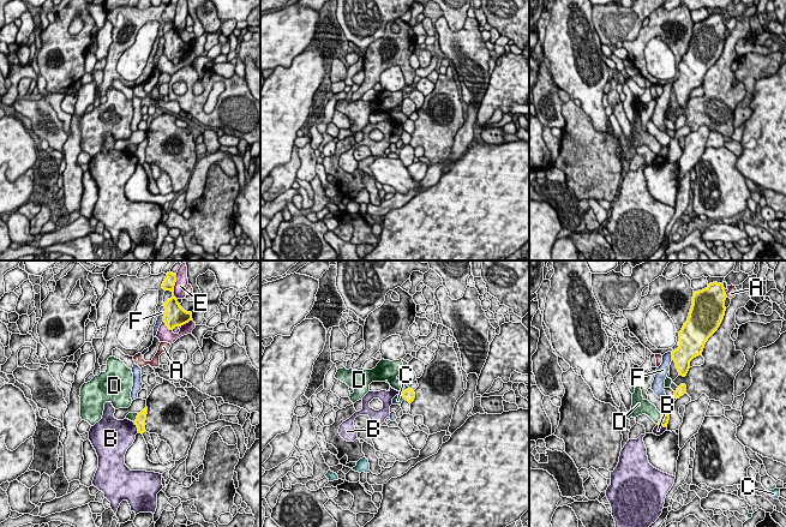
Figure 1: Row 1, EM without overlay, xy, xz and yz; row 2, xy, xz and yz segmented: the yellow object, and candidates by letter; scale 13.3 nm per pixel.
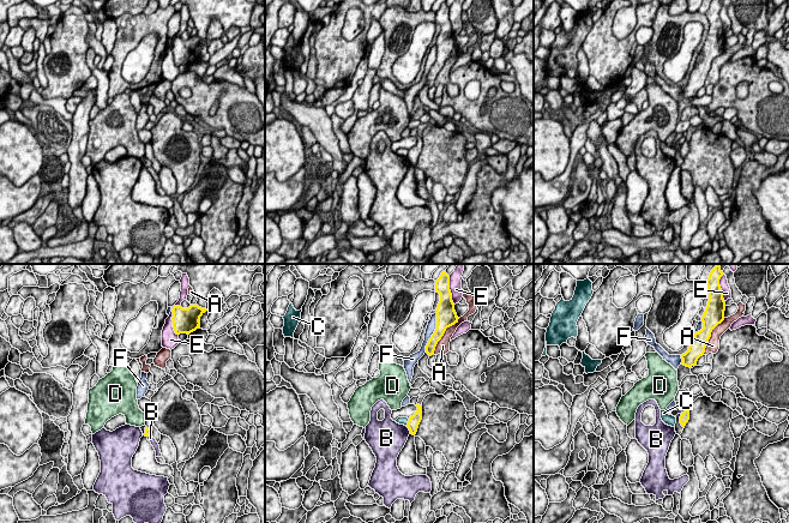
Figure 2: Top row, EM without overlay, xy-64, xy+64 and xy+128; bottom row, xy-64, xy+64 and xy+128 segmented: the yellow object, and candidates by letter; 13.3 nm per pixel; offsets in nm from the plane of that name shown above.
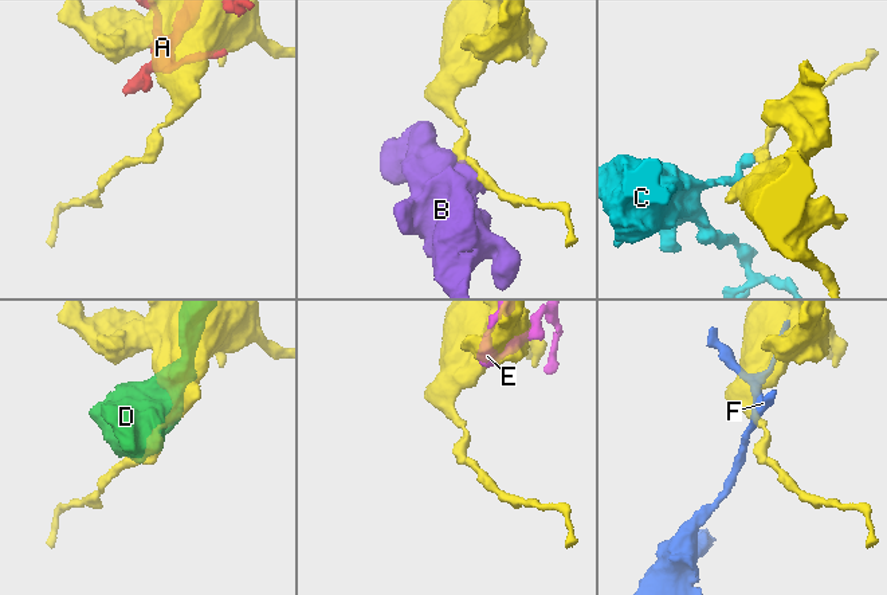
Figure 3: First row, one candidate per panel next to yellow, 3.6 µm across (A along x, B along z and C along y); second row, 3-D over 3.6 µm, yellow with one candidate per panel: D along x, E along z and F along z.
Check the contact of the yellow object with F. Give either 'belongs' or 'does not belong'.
does not belong

